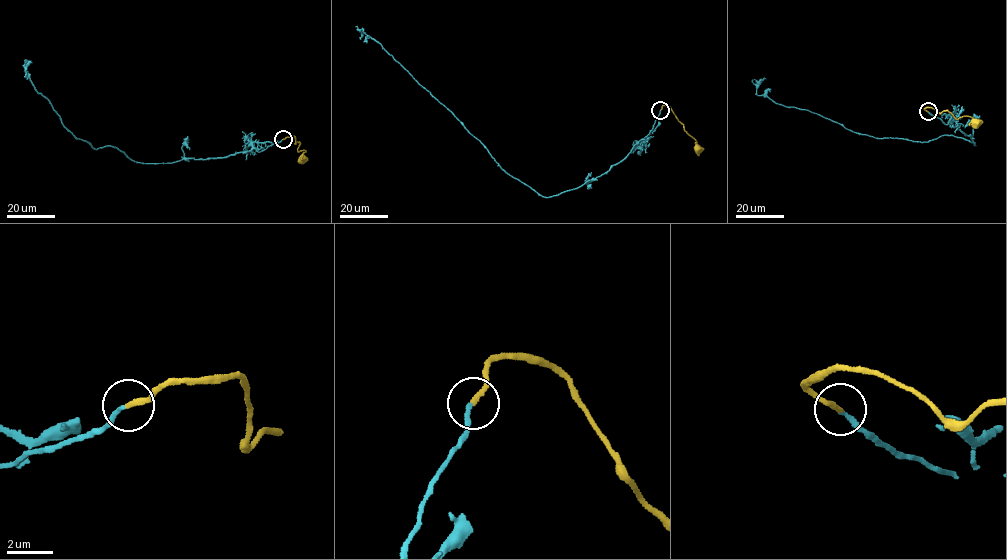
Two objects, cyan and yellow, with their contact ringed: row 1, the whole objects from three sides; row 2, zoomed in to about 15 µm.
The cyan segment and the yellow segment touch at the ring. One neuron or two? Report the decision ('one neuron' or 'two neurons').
one neuron

